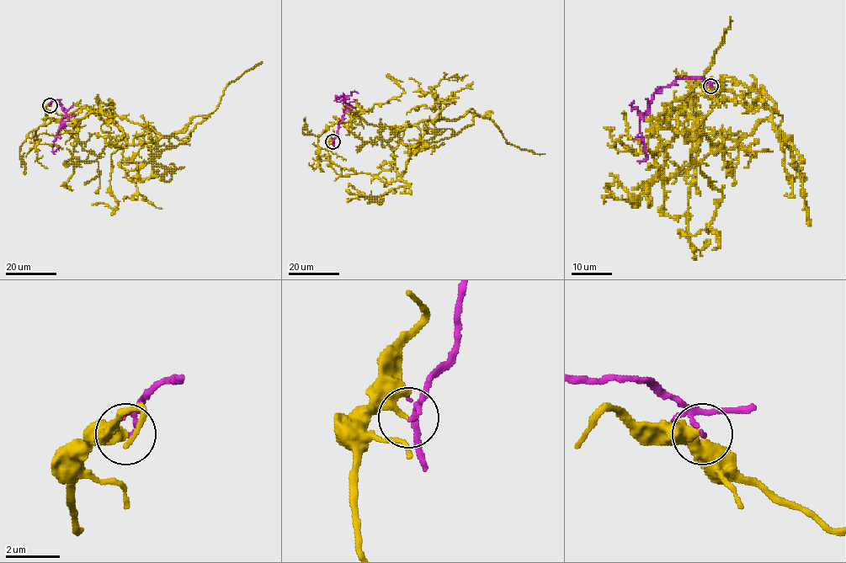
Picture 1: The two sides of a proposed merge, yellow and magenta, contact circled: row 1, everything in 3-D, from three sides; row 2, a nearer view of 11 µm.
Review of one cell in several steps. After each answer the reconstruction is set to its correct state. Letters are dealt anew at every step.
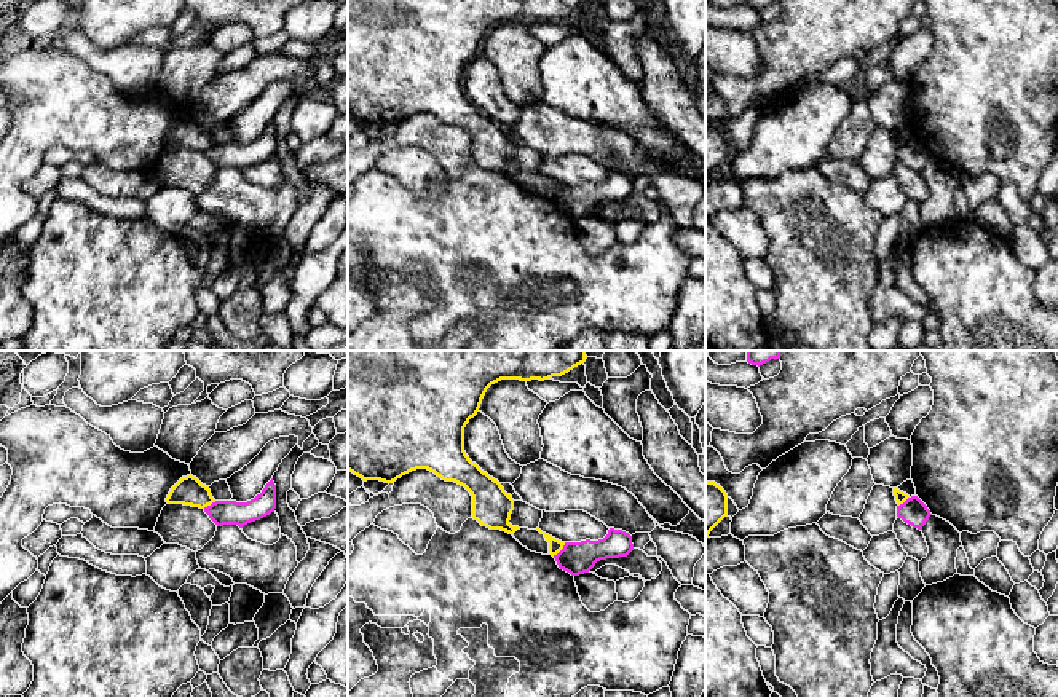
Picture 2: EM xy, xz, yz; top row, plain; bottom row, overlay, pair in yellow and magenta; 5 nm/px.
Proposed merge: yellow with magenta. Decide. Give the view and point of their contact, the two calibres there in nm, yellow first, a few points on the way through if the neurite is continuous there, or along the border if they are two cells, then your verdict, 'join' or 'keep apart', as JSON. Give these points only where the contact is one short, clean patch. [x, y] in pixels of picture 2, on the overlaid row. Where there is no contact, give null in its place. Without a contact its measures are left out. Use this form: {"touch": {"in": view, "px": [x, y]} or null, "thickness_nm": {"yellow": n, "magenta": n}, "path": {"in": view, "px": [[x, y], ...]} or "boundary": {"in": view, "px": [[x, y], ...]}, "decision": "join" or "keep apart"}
{"touch": {"in": "xz", "px": [559, 551]}, "thickness_nm": {"yellow": 70, "magenta": 160}, "decision": "keep apart"}

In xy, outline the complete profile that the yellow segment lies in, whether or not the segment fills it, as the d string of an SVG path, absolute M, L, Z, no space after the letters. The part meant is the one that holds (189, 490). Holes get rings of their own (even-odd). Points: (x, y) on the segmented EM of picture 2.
M190 474L182 477L171 488L166 502L204 509L215 502L215 499L212 498L209 486L203 485L196 477Z

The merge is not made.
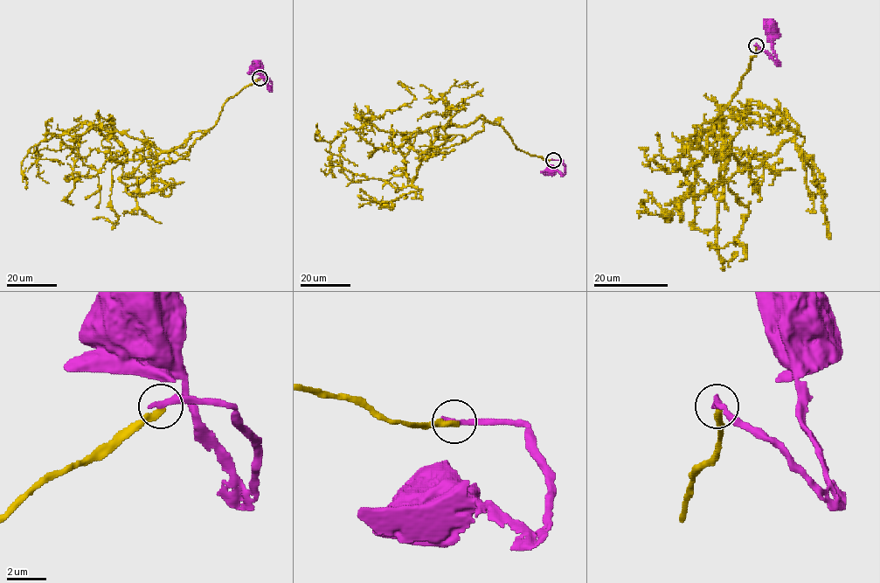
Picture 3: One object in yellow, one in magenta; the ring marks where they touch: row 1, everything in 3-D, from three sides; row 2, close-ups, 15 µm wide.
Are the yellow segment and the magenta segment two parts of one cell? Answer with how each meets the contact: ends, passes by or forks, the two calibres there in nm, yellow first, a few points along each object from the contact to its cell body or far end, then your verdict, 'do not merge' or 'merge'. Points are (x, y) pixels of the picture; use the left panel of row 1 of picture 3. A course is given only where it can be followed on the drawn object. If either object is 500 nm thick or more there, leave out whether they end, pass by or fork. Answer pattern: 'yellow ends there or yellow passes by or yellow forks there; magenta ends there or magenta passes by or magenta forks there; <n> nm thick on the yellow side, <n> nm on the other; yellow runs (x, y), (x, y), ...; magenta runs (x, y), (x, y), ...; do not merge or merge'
yellow ends there; magenta ends there; 340 nm thick on the yellow side, 340 nm on the other; yellow runs (259, 78), (212, 128), (129, 160), (86, 121), (61, 135), (51, 121); magenta runs (259, 78), (268, 79), (270, 88), (257, 63); merge

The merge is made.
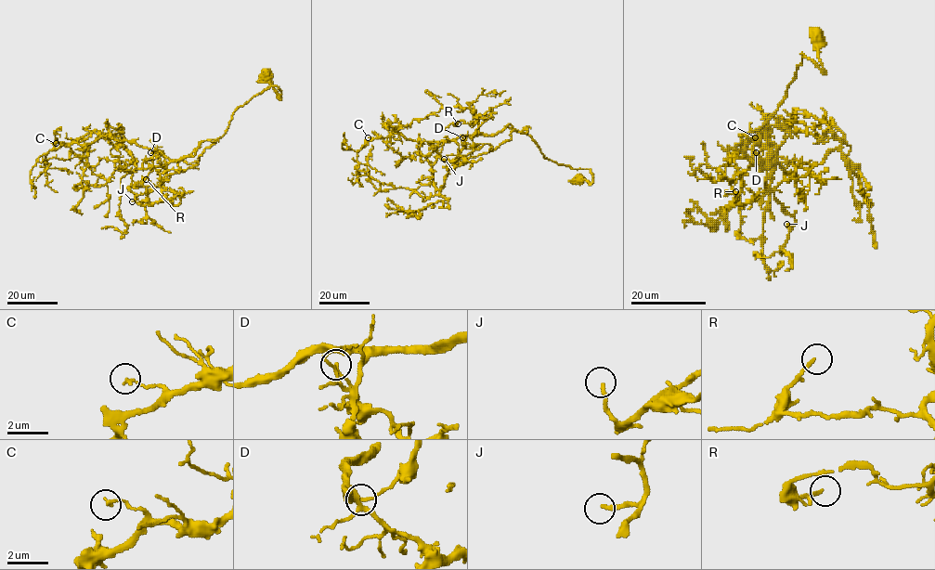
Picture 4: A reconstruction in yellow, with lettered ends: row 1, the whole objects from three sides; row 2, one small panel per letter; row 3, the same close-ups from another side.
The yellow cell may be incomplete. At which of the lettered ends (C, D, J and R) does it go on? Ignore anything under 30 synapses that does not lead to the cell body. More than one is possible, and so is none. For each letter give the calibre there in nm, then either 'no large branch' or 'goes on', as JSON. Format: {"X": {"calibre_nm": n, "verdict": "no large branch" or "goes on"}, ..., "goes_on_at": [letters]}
{"C": {"calibre_nm": 160, "verdict": "no large branch"}, "D": {"calibre_nm": 140, "verdict": "no large branch"}, "J": {"calibre_nm": 190, "verdict": "no large branch"}, "R": {"calibre_nm": 150, "verdict": "no large branch"}, "goes_on_at": []}

